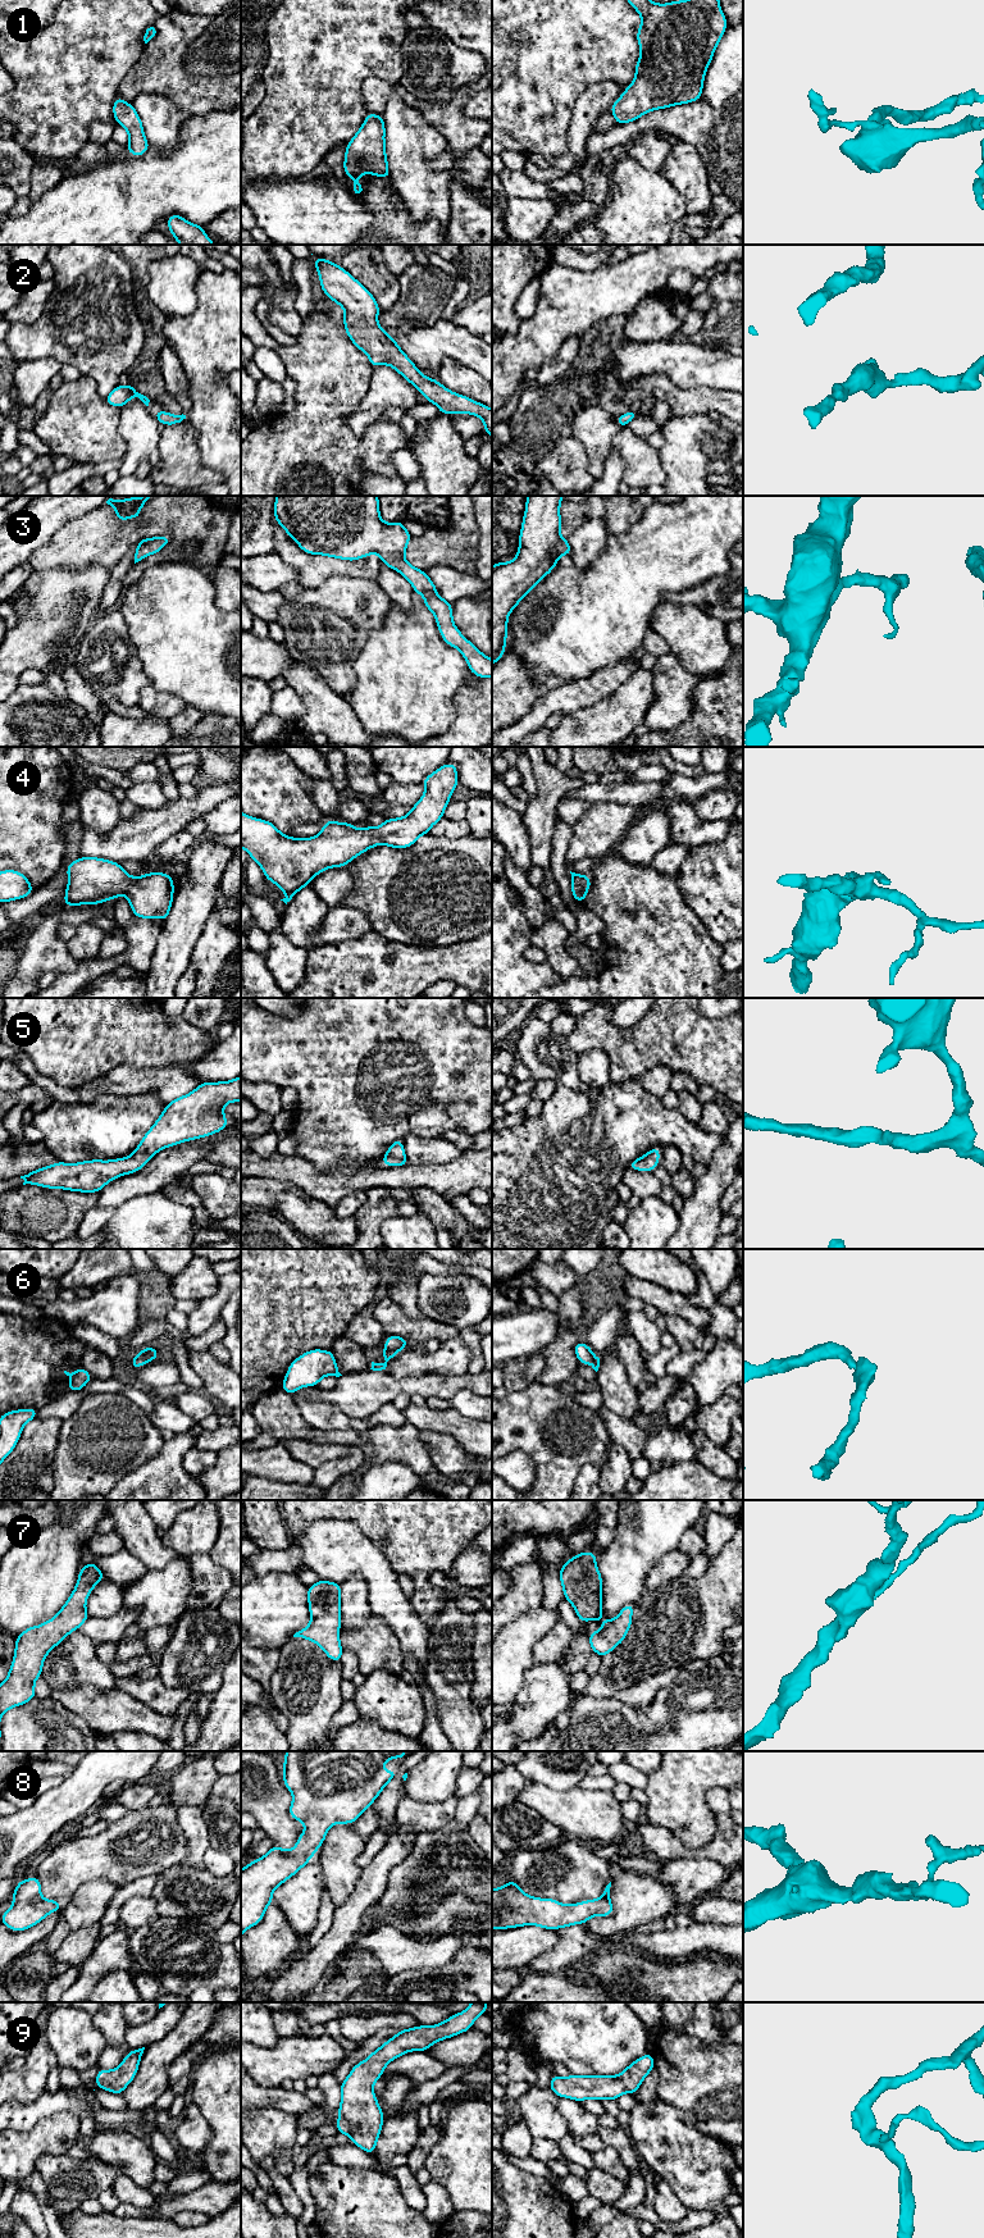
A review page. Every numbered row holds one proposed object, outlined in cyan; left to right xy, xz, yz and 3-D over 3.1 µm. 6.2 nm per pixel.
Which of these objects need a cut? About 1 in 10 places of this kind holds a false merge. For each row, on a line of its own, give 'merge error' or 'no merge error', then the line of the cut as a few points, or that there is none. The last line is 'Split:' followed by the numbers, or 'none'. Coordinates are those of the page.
1: no merge error; no cut
2: no merge error; no cut
3: no merge error; no cut
4: no merge error; no cut
5: no merge error; no cut
6: no merge error; no cut
7: no merge error; no cut
8: no merge error; no cut
9: no merge error; no cut
Split: none

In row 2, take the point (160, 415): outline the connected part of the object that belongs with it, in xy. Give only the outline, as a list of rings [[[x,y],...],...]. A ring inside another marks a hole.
[[[164,410],[154,411],[154,416],[159,420],[160,424],[165,425],[174,425],[181,423],[183,419],[186,419],[186,415],[174,415],[170,412],[165,412]]]

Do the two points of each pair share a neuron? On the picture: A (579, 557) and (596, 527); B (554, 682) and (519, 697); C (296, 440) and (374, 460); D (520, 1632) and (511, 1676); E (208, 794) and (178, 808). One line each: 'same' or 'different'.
A: same
B: same
C: same
D: same
E: same

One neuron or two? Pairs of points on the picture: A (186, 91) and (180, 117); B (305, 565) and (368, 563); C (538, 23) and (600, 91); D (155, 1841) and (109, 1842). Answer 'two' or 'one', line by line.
A: two
B: one
C: two
D: one

